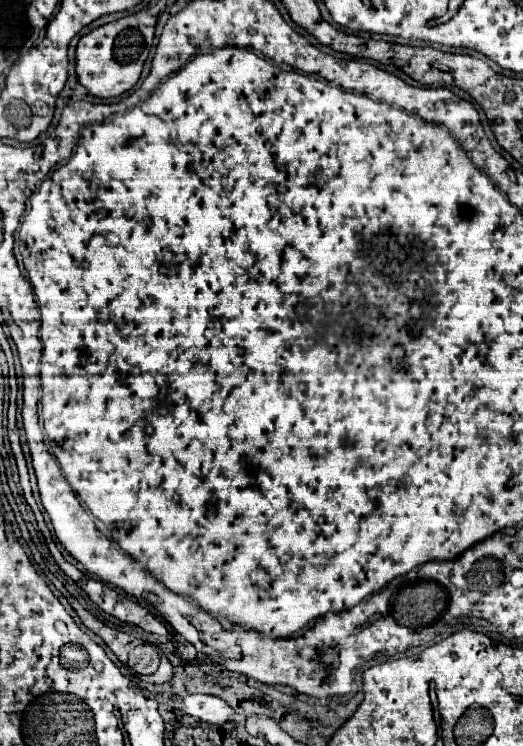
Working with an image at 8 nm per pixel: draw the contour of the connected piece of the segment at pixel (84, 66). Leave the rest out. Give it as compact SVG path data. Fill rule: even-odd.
M143 8L135 14L123 16L115 22L109 22L85 34L79 40L75 54L77 58L75 68L81 84L97 98L115 98L131 90L139 80L143 62L147 60L149 50L153 46L155 22L157 22L157 14L151 8Z

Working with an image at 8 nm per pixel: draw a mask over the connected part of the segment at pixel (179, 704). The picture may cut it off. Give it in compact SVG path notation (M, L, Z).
M209 694L169 696L169 702L173 704L173 708L211 724L223 724L233 716L233 708L225 700Z

